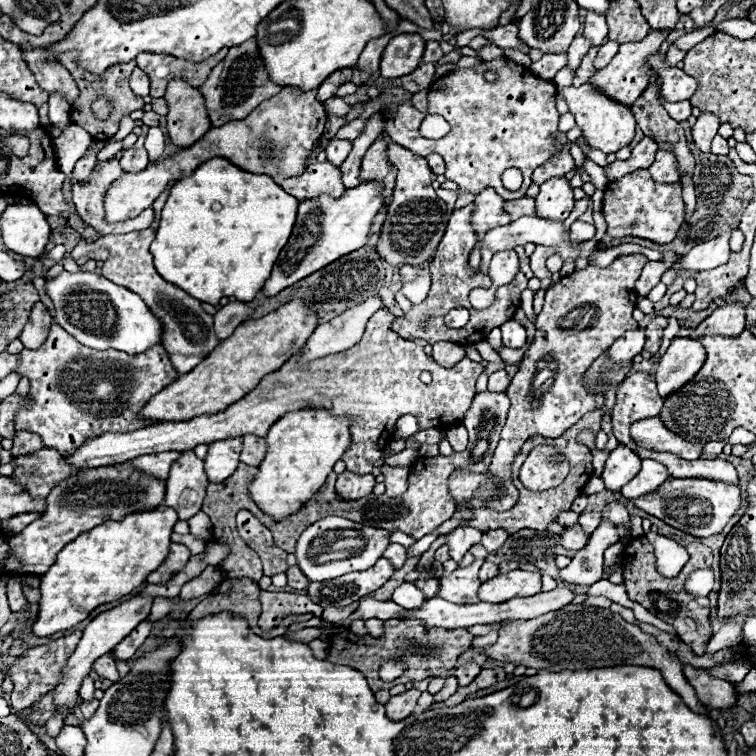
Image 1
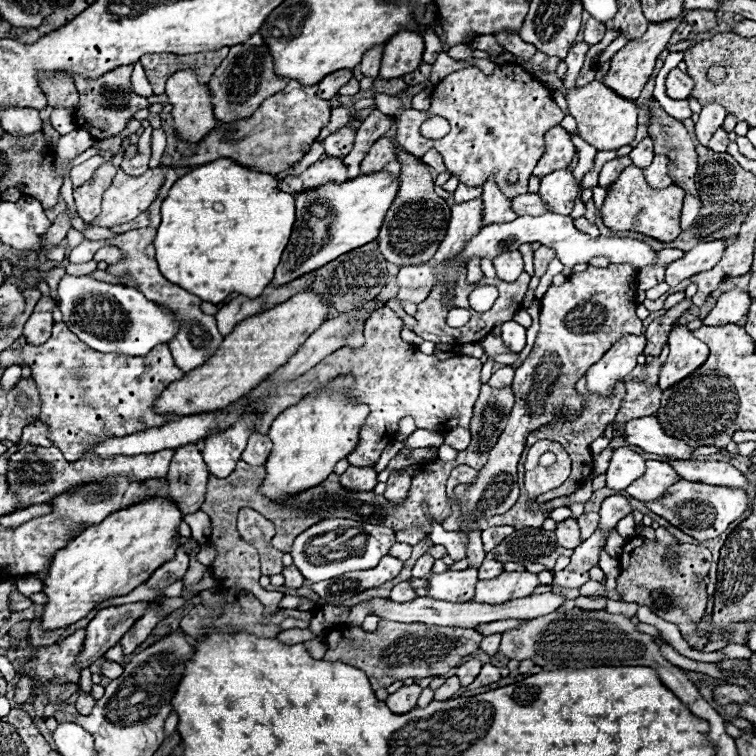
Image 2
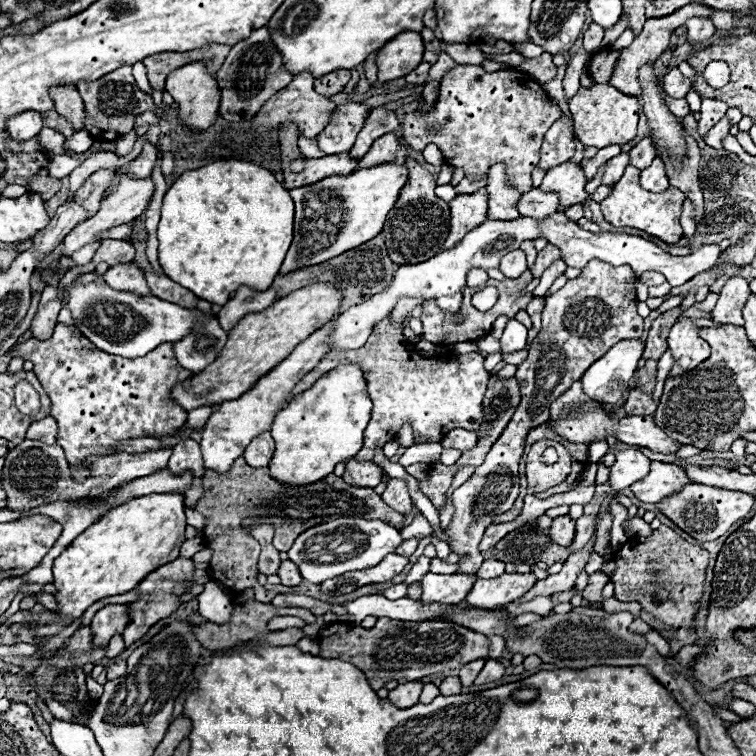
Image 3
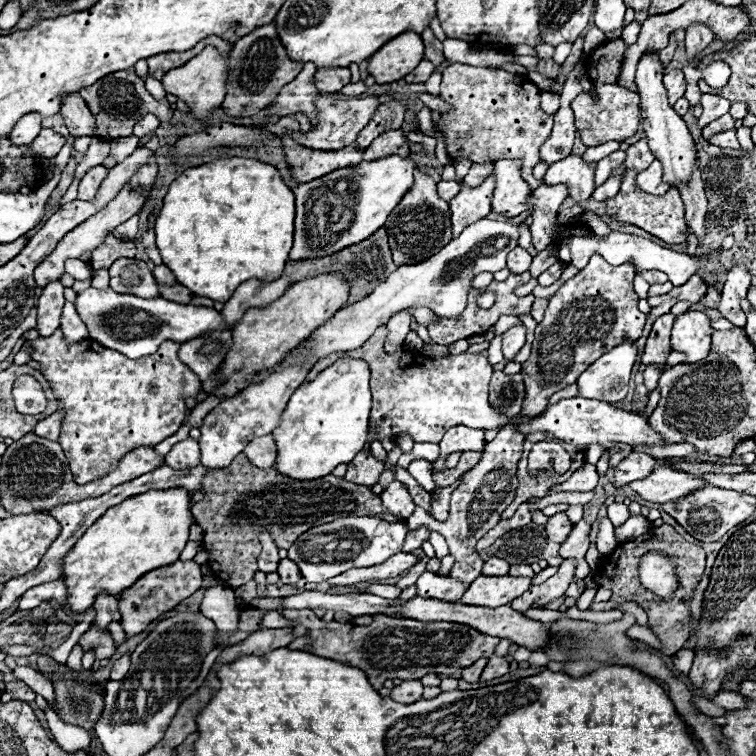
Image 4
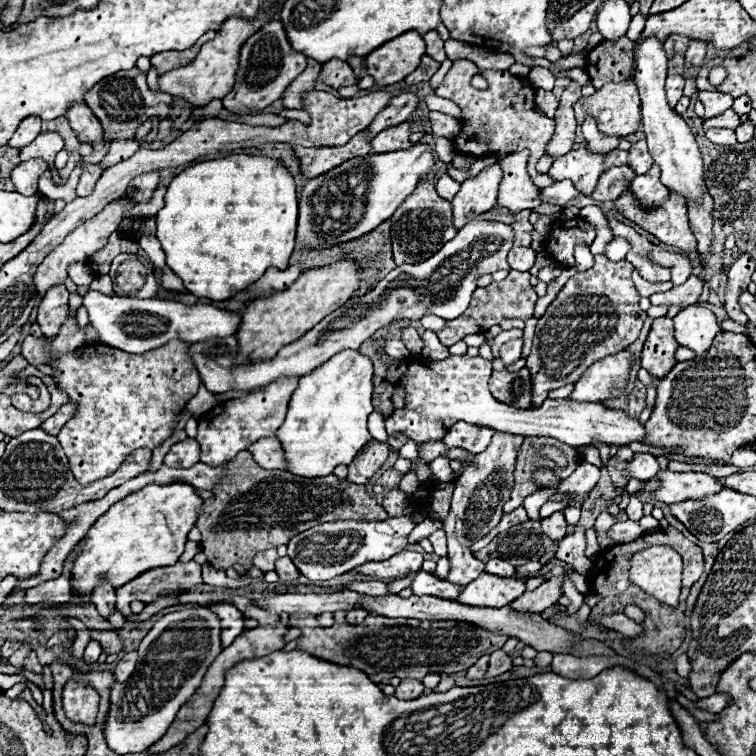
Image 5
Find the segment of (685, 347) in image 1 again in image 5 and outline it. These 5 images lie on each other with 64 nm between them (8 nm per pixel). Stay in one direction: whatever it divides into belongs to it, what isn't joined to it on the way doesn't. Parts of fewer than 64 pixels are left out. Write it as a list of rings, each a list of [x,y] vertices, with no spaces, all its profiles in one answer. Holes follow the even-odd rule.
[[[690,304],[682,308],[674,316],[674,328],[678,344],[696,350],[696,356],[702,356],[702,352],[712,346],[714,336],[722,332],[714,312],[700,304]]]

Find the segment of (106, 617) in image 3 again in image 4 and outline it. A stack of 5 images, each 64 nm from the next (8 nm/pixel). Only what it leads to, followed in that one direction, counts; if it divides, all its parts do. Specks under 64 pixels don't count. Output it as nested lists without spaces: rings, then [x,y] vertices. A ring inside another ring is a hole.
[[[98,594],[98,598],[94,600],[94,608],[96,608],[94,624],[102,630],[108,630],[108,624],[112,620],[120,620],[118,602],[116,602],[116,596],[112,596],[112,594]]]

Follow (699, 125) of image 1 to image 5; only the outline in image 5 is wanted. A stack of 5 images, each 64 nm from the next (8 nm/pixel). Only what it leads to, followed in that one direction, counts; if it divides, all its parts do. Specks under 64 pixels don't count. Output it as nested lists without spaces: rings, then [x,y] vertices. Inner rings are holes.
[[[702,90],[702,92],[698,92],[698,98],[700,98],[700,102],[702,102],[702,104],[704,104],[704,108],[706,108],[704,120],[708,120],[708,118],[712,118],[712,116],[722,114],[724,110],[732,108],[732,104],[734,104],[734,98],[732,98],[730,94],[724,94],[724,92]]]

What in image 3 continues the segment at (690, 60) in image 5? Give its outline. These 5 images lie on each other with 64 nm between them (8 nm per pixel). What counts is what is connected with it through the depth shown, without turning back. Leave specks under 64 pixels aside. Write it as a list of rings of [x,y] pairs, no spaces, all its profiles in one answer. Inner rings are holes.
[[[692,18],[690,22],[686,22],[686,28],[688,28],[686,40],[692,44],[706,44],[716,32],[714,24],[704,18]]]

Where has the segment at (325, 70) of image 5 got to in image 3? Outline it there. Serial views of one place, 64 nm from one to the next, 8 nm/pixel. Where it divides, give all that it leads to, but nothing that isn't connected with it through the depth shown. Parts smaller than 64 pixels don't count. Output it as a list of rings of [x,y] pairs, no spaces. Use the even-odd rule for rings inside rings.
[[[334,70],[330,74],[324,74],[324,76],[316,78],[314,80],[314,86],[316,86],[318,94],[332,96],[332,94],[342,92],[348,80],[350,80],[350,70]]]

